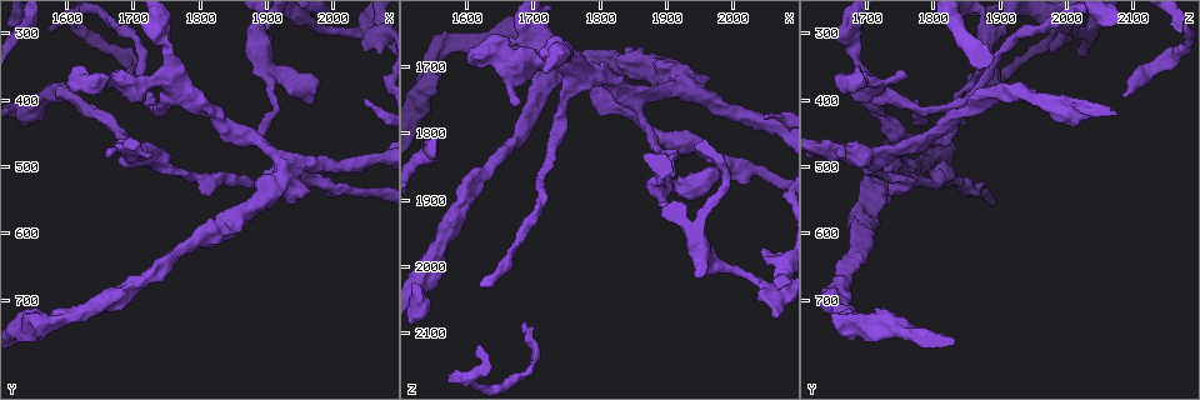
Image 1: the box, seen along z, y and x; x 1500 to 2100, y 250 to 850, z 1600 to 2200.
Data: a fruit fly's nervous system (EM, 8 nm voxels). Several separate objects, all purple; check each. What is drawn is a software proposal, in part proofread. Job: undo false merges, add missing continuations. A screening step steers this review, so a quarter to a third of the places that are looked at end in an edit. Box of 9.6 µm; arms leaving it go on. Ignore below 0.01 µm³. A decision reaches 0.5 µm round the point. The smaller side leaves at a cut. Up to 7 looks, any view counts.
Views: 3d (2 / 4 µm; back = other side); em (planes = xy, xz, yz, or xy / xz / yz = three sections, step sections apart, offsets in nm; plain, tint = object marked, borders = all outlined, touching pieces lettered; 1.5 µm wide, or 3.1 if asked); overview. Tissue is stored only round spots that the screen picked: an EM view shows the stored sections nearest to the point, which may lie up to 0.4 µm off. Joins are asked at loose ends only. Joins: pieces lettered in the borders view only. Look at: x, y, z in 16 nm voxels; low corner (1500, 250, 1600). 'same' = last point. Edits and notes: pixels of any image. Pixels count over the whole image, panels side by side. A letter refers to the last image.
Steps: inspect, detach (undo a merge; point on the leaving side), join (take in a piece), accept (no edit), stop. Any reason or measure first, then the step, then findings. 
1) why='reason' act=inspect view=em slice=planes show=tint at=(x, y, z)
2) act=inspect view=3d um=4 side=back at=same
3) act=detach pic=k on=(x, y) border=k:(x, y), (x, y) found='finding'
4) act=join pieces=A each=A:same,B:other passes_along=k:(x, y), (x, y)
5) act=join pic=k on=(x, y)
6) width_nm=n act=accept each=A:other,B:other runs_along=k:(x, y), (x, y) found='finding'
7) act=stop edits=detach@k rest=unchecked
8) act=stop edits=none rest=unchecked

why='three-way junction' act=inspect view=3d um=2 at=(1870, 465, 1745)

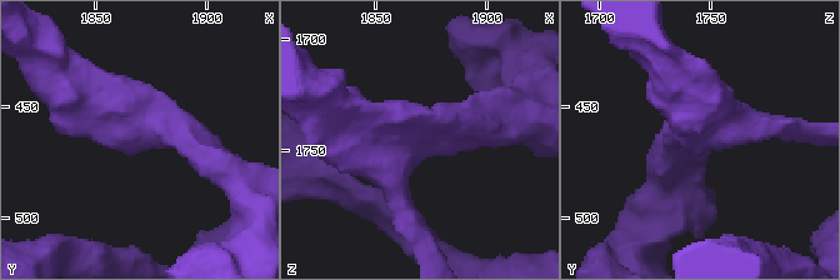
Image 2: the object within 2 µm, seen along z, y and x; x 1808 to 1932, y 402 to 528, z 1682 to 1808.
arms=3 arm_widths_nm=170,240,320 act=inspect view=em slice=planes show=borders at=(1868, 461, 1742)

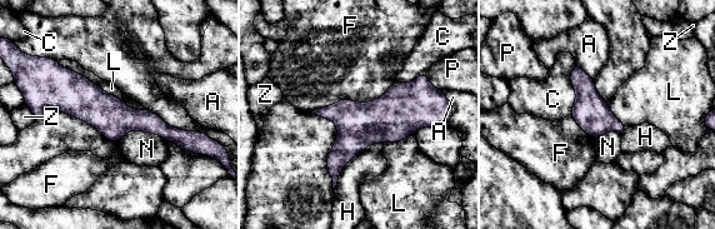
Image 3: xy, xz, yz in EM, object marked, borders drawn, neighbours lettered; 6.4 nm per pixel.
longest_contact=L:650nm act=accept each=A:other,C:other,F:other,H:other,L:other,N:other,P:other,Z:other border=3:(55, 60), (130, 108), (145, 109) found='all the same neuron'

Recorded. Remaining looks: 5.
why='free end' act=inspect view=3d um=2 side=back at=(1660, 485, 1670)

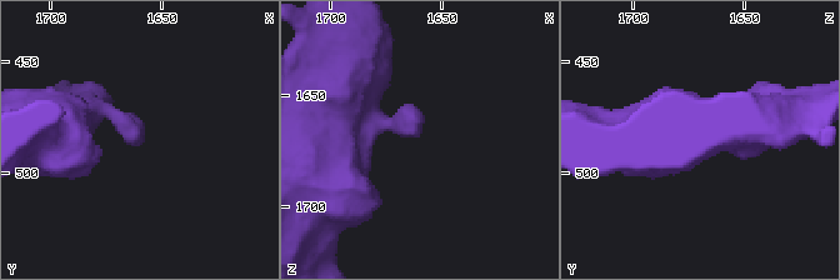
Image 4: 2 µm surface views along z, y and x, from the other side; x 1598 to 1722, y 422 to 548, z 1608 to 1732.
why='need the tissue' act=inspect view=em slice=planes show=borders at=(1661, 485, 1668)

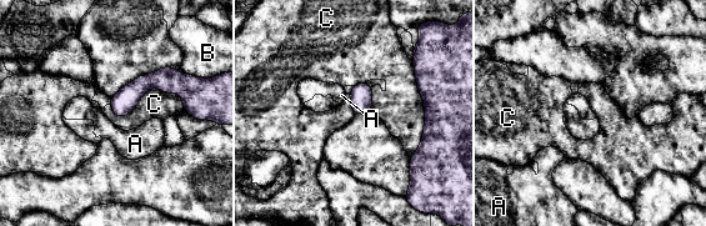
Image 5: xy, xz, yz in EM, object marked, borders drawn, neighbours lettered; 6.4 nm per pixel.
longest_contact=C:440nm act=accept each=A:other,B:other,C:other found='none of them fits'

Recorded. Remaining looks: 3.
why='thin end' act=inspect view=3d um=4 at=(1575, 300, 2175)

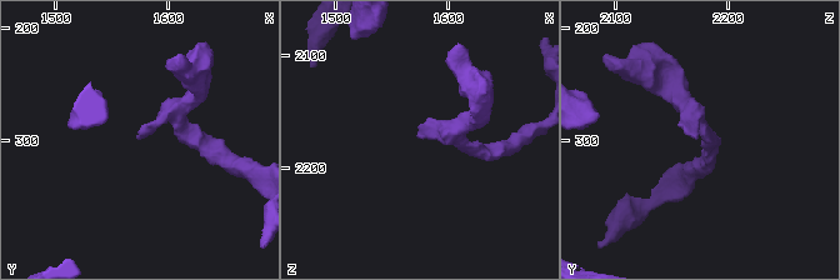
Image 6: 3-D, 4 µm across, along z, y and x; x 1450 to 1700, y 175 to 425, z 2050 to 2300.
act=inspect view=em slice=planes show=tint at=(1574, 300, 2172)

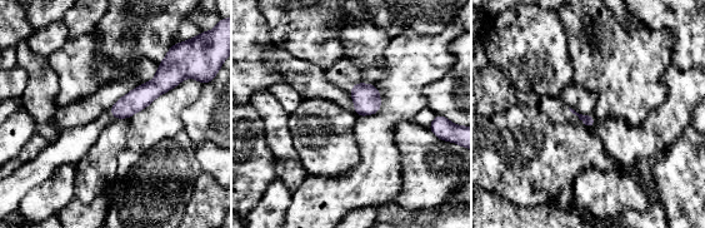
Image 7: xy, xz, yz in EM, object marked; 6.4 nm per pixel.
act=inspect view=em slice=planes show=borders at=same

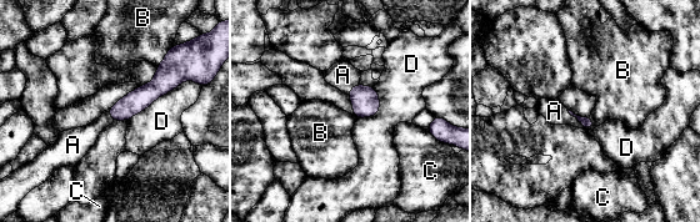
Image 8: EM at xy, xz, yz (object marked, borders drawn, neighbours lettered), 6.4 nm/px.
longest_contact=D:420nm act=join pieces=A each=A:same,B:other,C:other,D:other passes_along=8:(588, 122), (576, 117), (554, 111) found='the neuron continues'

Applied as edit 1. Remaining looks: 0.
act=stop edits=join@8 rest=unchecked

